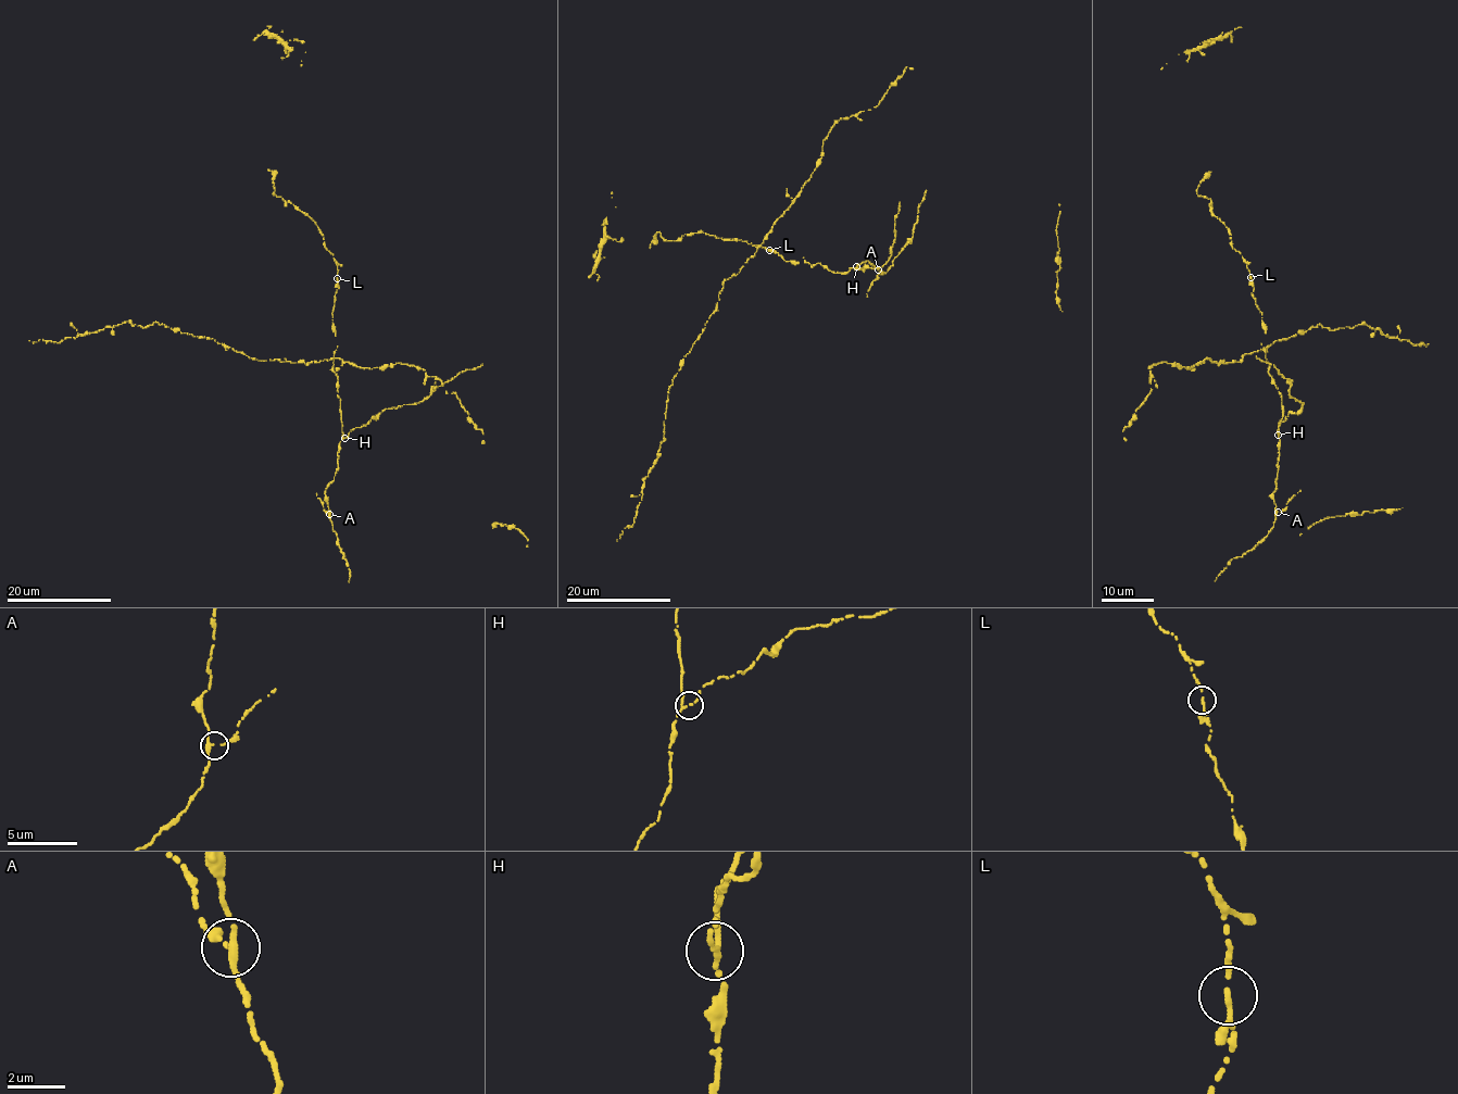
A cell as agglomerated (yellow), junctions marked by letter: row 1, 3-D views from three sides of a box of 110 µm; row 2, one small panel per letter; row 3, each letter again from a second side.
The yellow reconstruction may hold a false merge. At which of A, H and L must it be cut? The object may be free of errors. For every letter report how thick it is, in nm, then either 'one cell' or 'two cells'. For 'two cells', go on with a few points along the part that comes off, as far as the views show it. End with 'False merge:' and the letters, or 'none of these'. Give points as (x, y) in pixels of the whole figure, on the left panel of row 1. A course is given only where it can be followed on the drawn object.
A: calibre 200 nm; one cell
H: calibre 140 nm; one cell
L: calibre 130 nm; one cell
False merge: none of these

